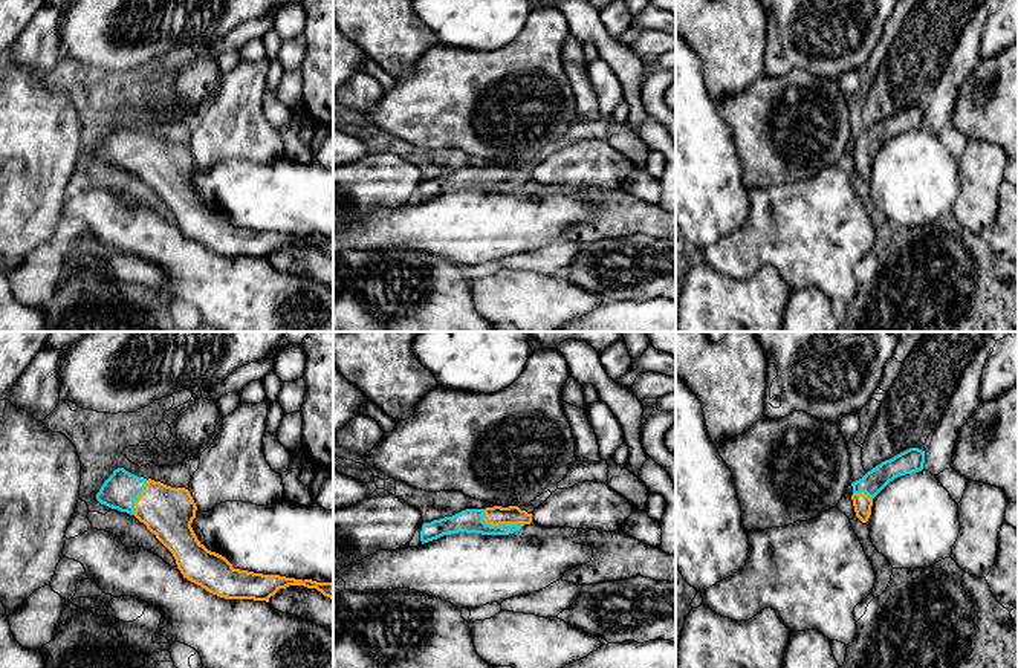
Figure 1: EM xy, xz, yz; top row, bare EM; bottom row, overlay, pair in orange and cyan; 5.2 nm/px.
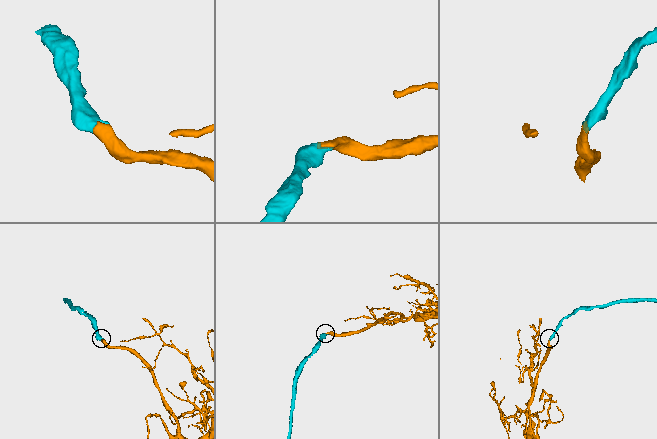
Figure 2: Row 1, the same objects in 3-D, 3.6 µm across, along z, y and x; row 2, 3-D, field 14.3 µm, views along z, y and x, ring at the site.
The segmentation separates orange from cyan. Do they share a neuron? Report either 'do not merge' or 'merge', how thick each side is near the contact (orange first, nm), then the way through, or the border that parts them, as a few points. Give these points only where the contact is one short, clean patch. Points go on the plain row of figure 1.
merge | 100/130 nm | across xz (496, 173), (499, 182), (471, 178)

